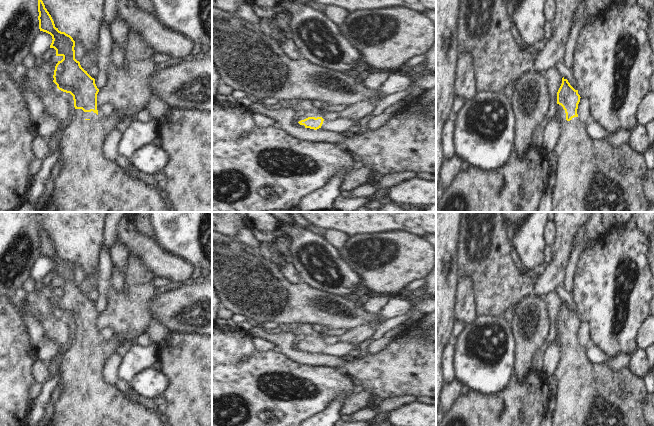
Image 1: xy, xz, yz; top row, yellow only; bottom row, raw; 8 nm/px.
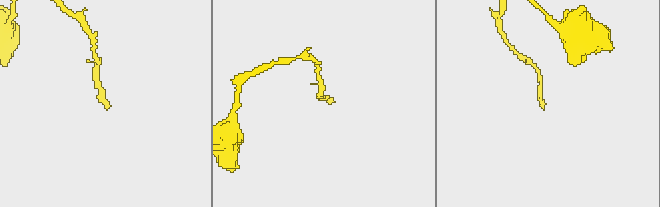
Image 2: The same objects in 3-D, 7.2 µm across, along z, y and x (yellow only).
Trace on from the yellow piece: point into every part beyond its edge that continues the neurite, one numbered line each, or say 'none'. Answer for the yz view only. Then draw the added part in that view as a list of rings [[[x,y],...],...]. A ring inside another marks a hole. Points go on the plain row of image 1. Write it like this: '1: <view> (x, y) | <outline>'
1: yz (589, 394) | [[[559,328],[556,338],[562,356],[554,372],[558,390],[552,426],[649,426],[642,407],[648,395],[642,377],[636,376],[628,366],[615,369],[592,362],[578,341],[566,344],[565,334]]]

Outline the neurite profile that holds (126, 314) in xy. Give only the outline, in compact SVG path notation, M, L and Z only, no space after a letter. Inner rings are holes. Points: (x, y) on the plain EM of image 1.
M128 255L128 264L124 270L124 277L113 280L113 285L106 294L106 309L99 313L97 327L114 332L119 346L127 342L133 344L139 335L146 333L151 321L148 302L155 294L155 287L150 282L153 277L140 261Z

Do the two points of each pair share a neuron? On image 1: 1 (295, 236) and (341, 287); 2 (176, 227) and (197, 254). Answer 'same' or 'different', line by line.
1: same
2: same

